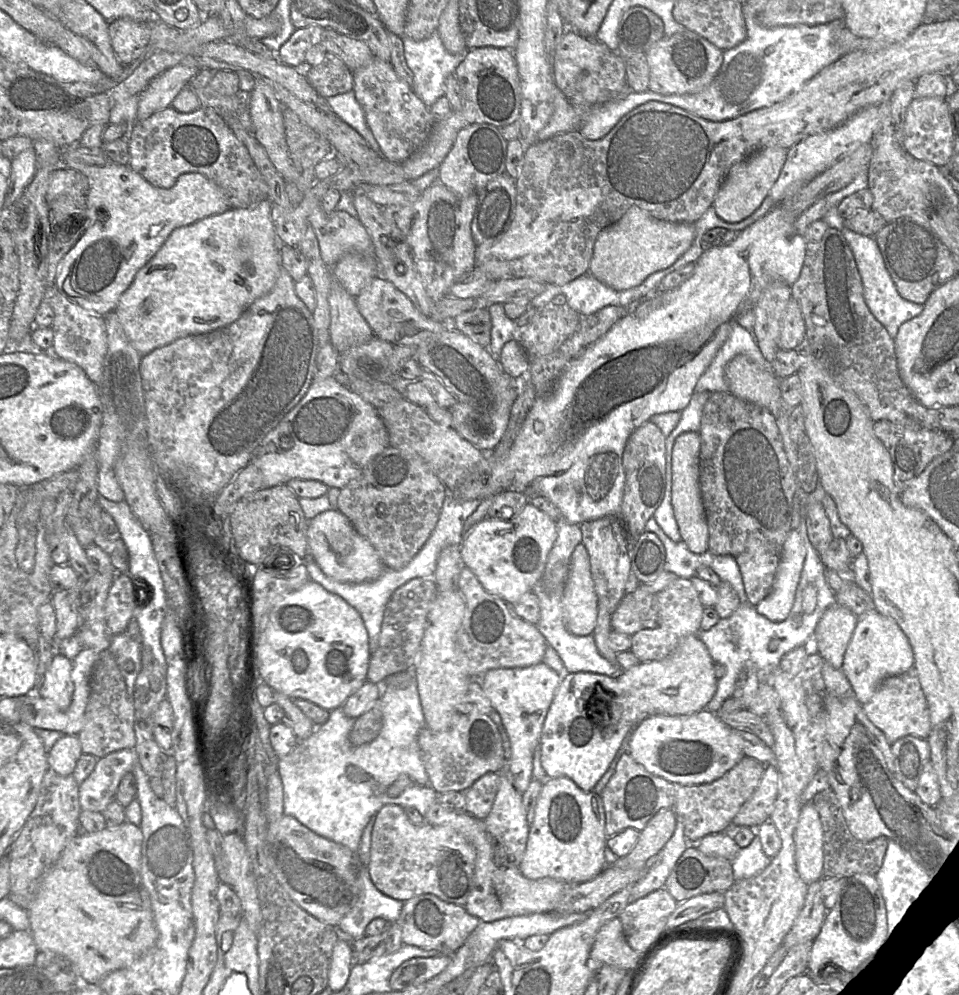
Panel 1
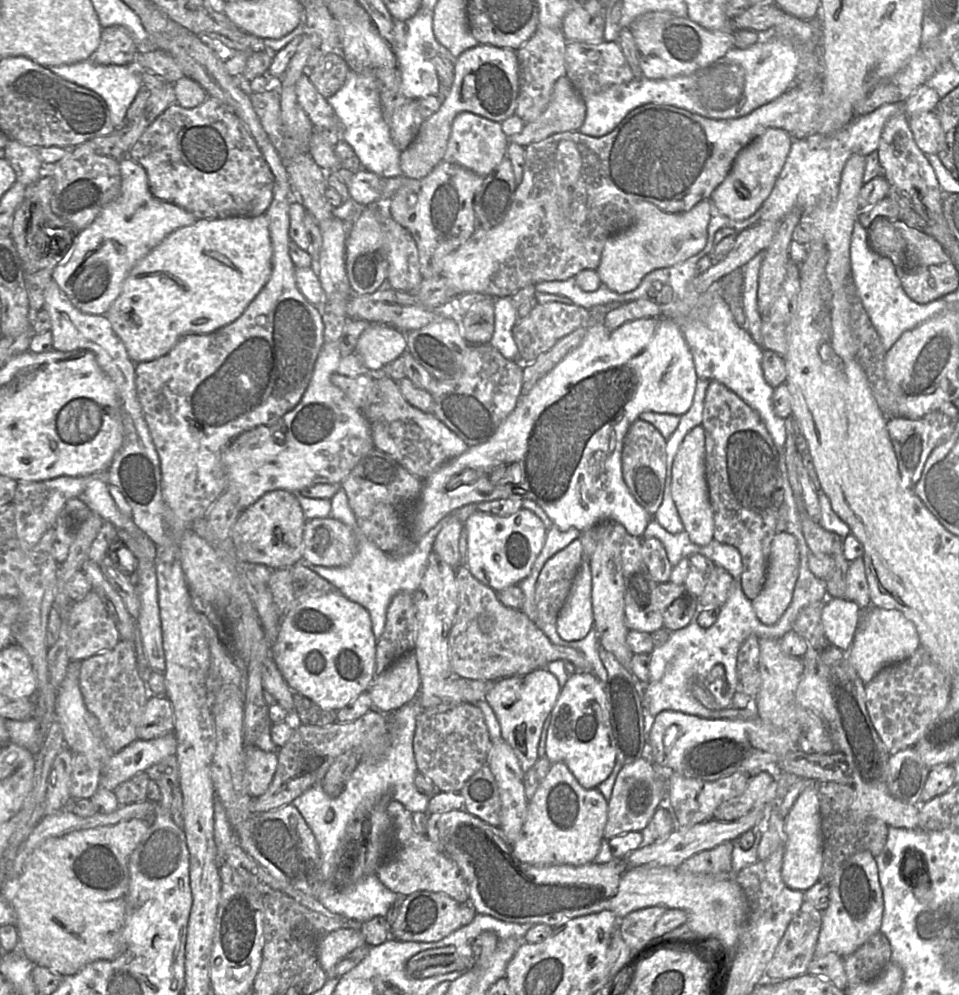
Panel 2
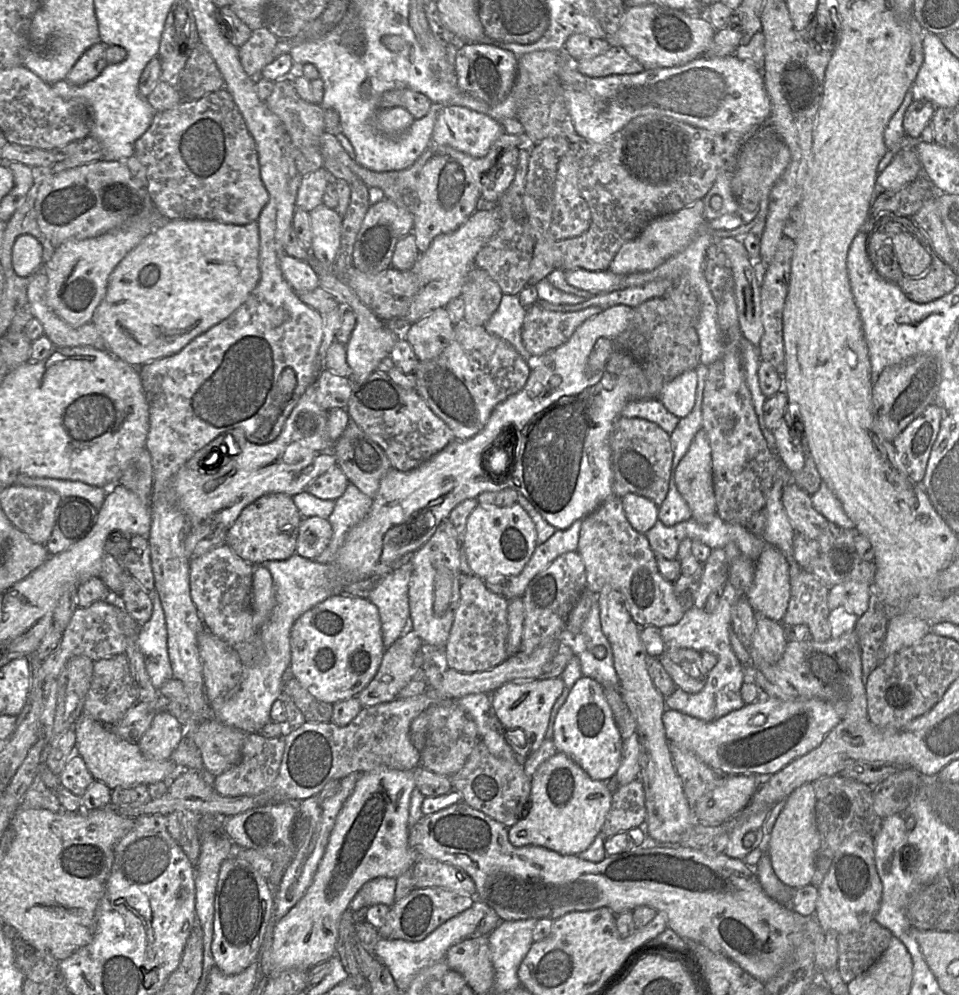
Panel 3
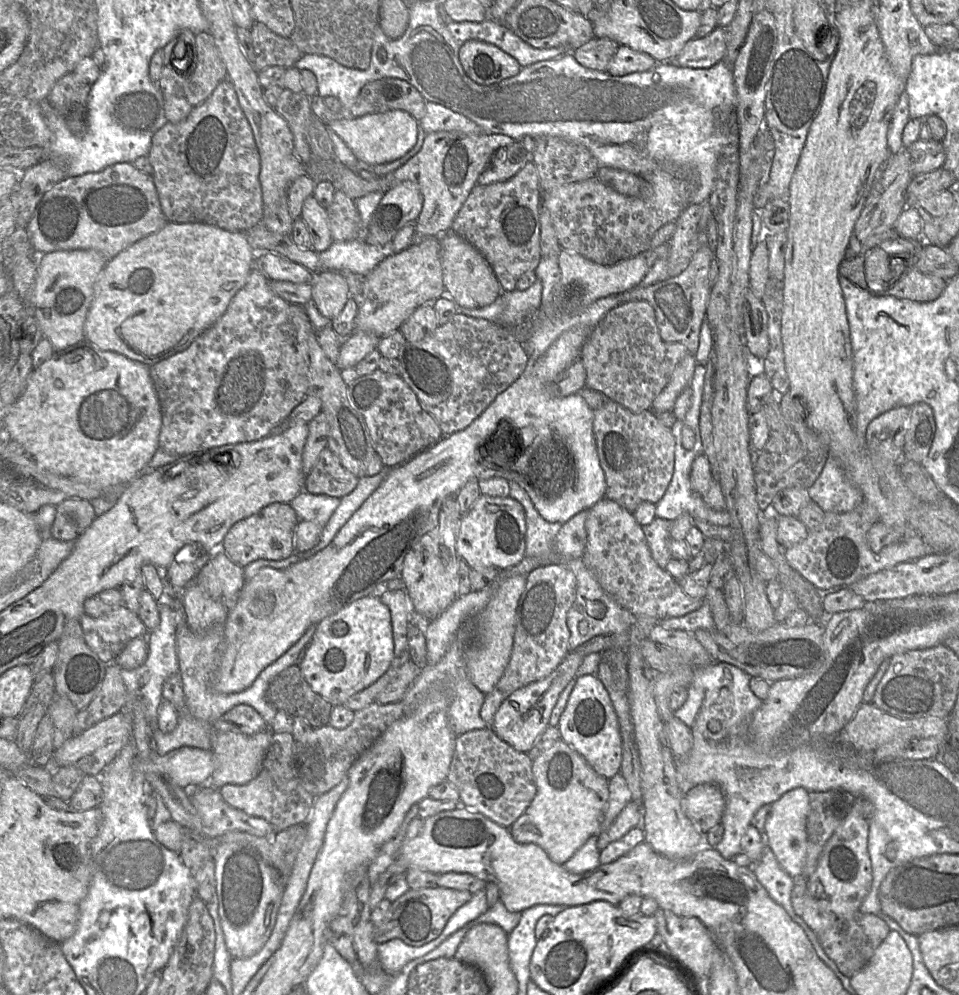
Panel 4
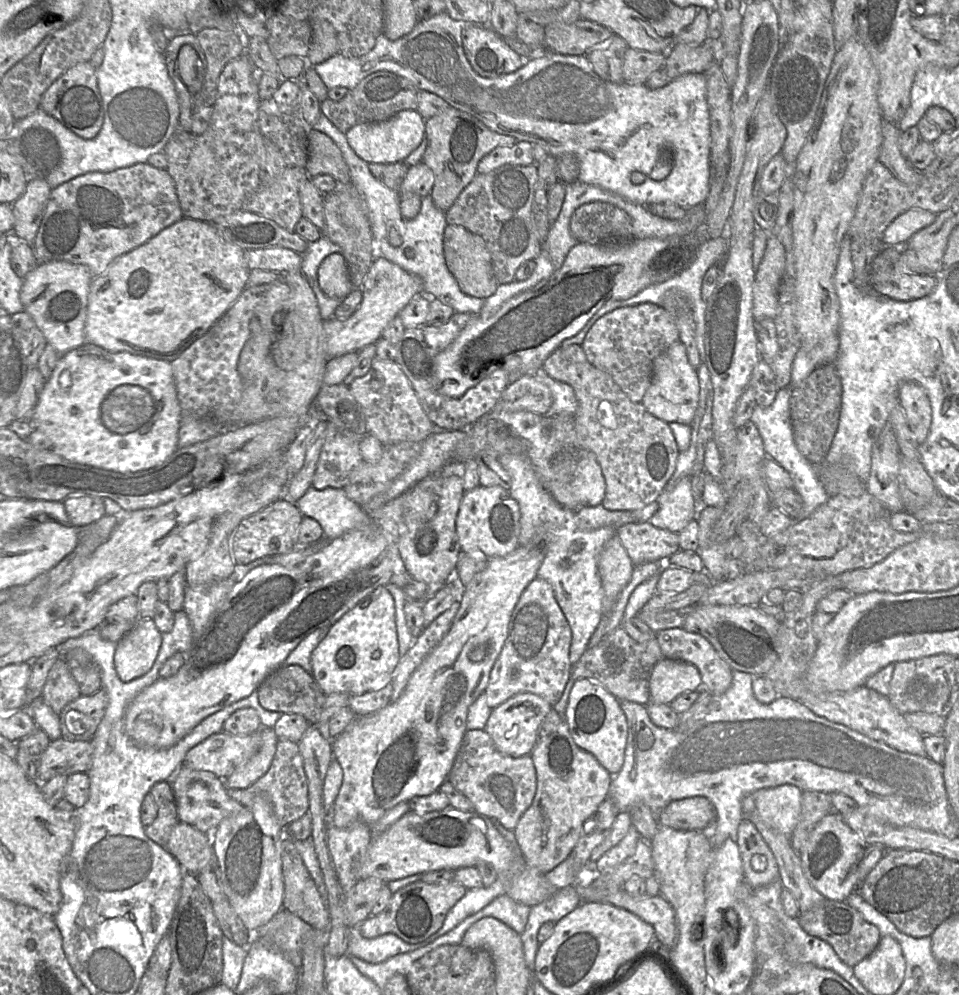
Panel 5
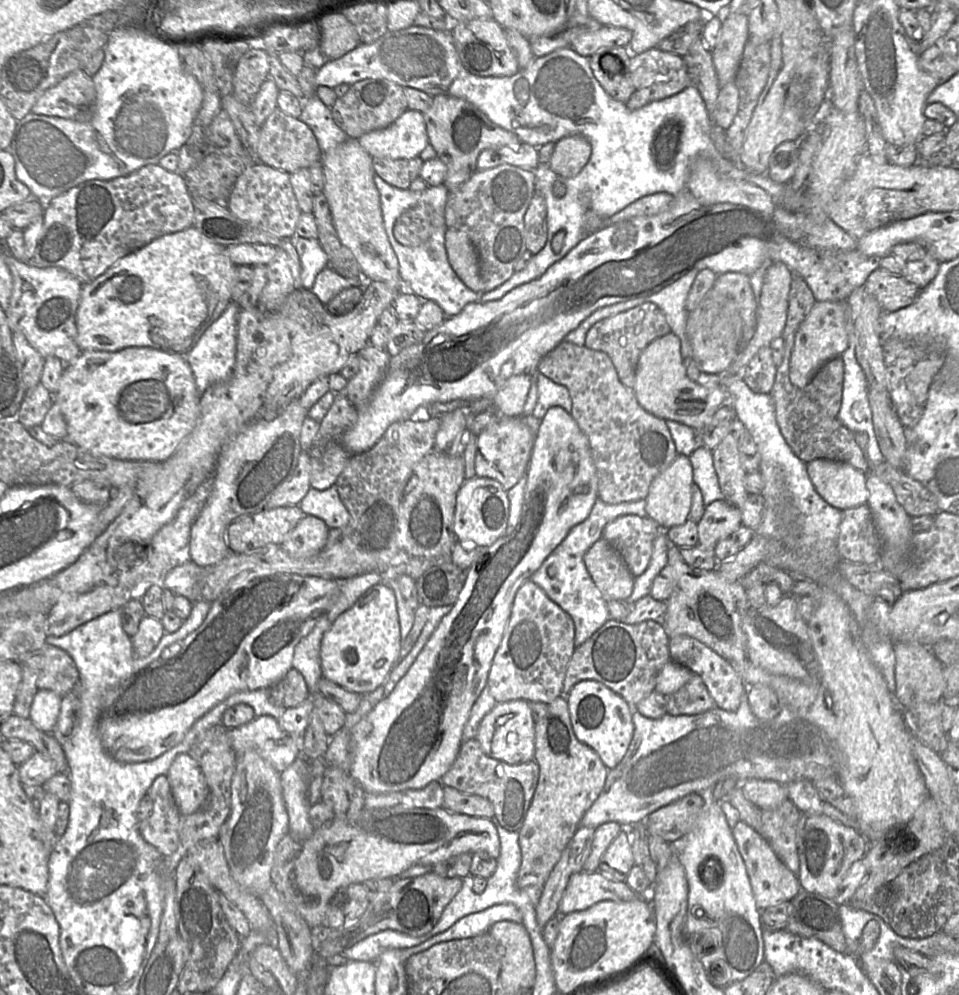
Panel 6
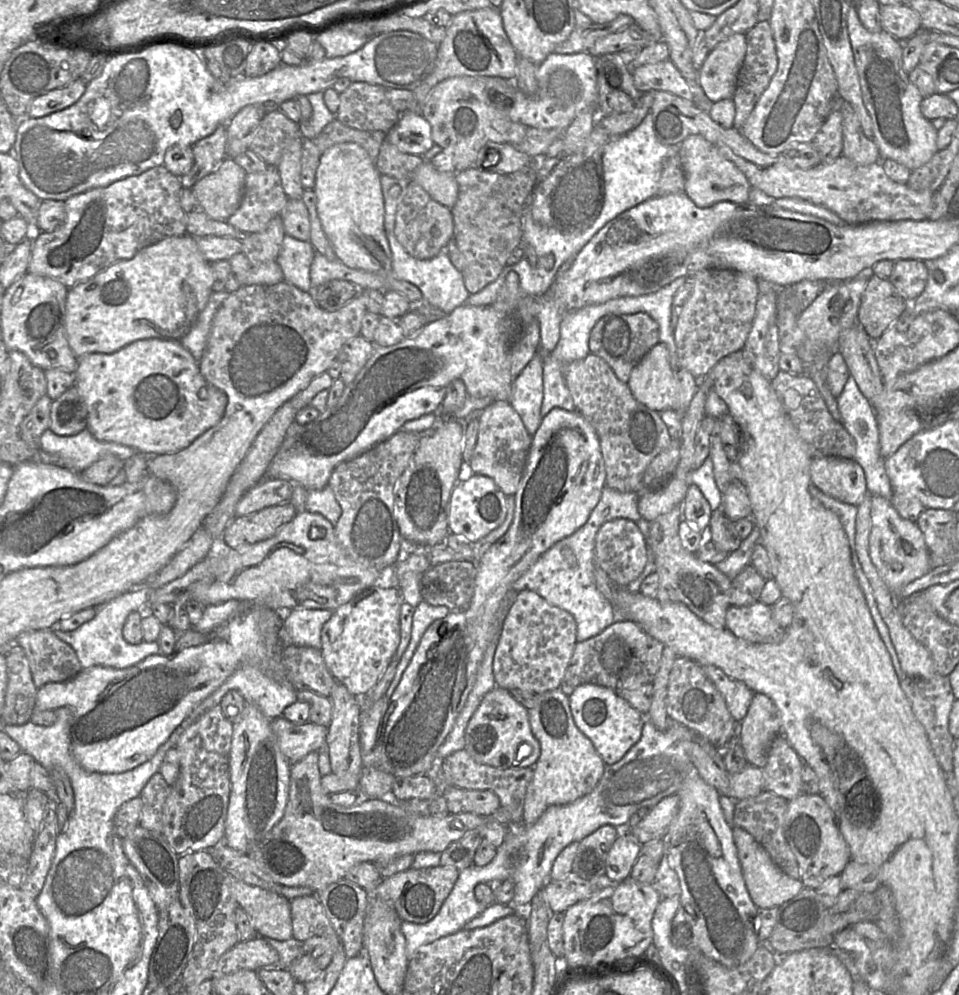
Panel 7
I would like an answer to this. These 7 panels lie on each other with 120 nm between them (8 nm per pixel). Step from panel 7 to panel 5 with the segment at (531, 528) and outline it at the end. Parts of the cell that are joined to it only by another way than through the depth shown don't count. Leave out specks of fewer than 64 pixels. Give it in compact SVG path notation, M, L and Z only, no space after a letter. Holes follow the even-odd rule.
M538 533L533 540L526 545L519 545L513 552L502 557L489 558L486 567L477 573L469 584L465 586L461 601L460 608L456 613L450 629L442 638L442 640L433 648L433 650L425 657L421 664L414 670L409 681L400 695L400 697L389 702L386 706L371 712L366 715L356 715L351 723L341 732L332 742L333 758L336 759L343 769L343 782L340 791L334 801L331 813L330 823L339 828L345 828L356 821L362 821L368 825L377 822L389 809L394 807L400 802L407 802L416 796L426 796L437 791L442 783L447 780L447 777L452 769L456 755L459 751L464 734L467 731L466 720L469 706L475 699L485 691L490 672L498 658L505 640L508 636L509 622L513 610L528 584L537 577L537 572L543 562L546 554L546 544L544 534Z

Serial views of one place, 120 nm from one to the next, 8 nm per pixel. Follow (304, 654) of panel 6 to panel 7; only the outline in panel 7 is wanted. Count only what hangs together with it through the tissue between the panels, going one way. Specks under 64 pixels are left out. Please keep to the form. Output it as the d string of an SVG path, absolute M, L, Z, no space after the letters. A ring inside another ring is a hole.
M303 609L286 613L283 628L288 632L292 645L321 650L321 632L335 610Z

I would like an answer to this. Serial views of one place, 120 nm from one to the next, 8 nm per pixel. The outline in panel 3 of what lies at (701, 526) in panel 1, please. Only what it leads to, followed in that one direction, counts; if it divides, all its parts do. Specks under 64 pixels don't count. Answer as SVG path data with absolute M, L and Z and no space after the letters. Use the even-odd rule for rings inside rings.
M700 429L675 470L678 491L688 504L692 518L702 525L716 517L711 448L708 436Z

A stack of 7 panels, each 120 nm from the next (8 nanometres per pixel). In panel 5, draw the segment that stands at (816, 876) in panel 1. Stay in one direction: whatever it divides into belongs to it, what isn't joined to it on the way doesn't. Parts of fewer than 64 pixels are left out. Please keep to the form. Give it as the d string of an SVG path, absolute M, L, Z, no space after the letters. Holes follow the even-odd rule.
M780 785L759 789L751 795L763 822L790 837L799 820L802 794L794 785Z

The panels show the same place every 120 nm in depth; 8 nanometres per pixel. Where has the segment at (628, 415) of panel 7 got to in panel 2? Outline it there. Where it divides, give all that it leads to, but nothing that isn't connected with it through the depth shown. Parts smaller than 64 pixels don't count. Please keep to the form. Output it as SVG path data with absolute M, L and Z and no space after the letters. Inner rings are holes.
M635 420L629 427L622 449L622 473L624 482L635 500L653 516L662 500L666 477L666 439L649 422Z

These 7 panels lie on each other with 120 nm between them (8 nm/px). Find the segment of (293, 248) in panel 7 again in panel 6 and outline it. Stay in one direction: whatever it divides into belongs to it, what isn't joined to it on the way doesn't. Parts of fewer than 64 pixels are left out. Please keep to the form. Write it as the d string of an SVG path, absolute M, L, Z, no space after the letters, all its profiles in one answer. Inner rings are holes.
M293 235L290 240L299 256L302 287L311 290L317 275L328 266L327 254L317 238L305 239Z

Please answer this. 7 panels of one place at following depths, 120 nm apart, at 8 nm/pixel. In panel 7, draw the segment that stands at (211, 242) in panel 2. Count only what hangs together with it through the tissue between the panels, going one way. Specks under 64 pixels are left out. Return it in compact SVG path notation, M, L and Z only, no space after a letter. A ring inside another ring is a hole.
M185 234L182 236L173 236L162 239L141 249L131 259L116 262L105 270L96 274L91 279L68 290L65 304L64 325L69 347L77 359L79 359L80 357L90 353L111 354L138 340L161 338L180 341L186 336L198 315L205 308L211 294L213 293L213 283L214 274L211 263L208 262L202 255L195 241L195 237Z

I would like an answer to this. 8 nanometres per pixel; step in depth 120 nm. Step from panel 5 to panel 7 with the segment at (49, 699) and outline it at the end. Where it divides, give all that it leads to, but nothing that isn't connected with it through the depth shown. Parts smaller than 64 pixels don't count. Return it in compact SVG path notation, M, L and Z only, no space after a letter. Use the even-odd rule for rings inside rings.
M53 629L22 632L16 637L15 644L24 649L29 661L33 682L37 688L48 683L69 681L84 670L74 649L58 638Z

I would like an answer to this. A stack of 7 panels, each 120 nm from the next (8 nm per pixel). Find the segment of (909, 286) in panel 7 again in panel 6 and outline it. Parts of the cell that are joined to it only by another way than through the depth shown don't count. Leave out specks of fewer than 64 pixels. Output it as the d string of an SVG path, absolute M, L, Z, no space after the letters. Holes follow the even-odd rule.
M899 243L892 248L890 254L902 262L902 276L921 290L929 285L938 273L940 263L920 243Z

